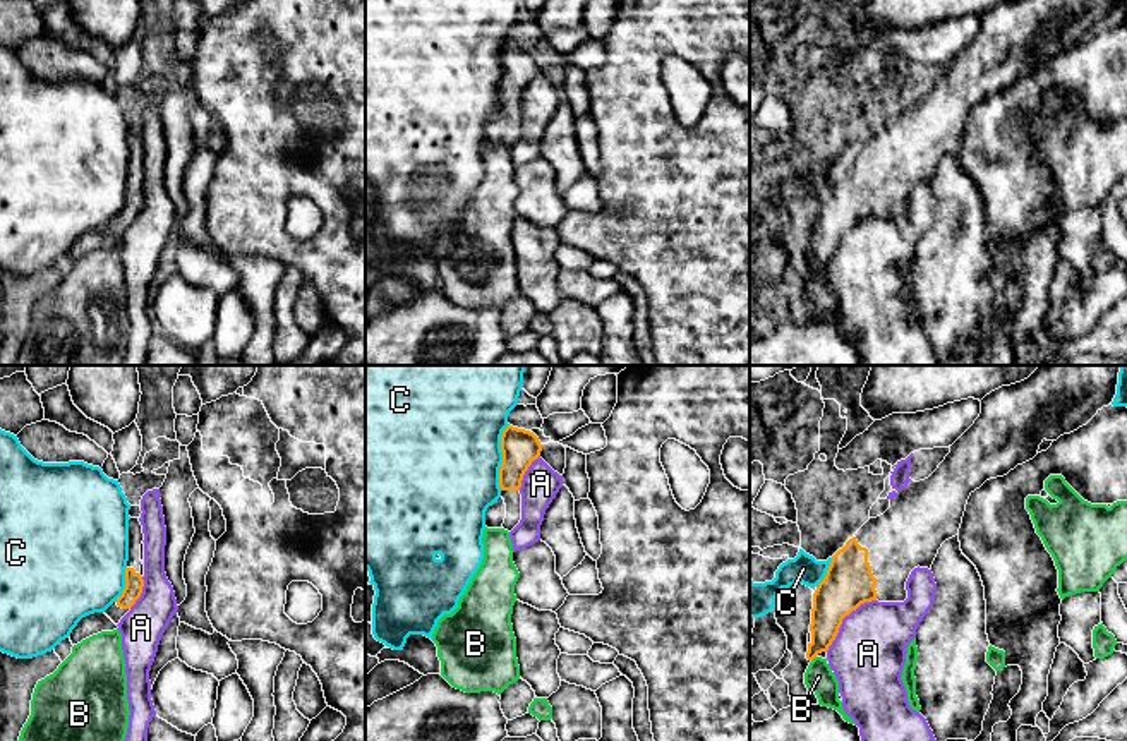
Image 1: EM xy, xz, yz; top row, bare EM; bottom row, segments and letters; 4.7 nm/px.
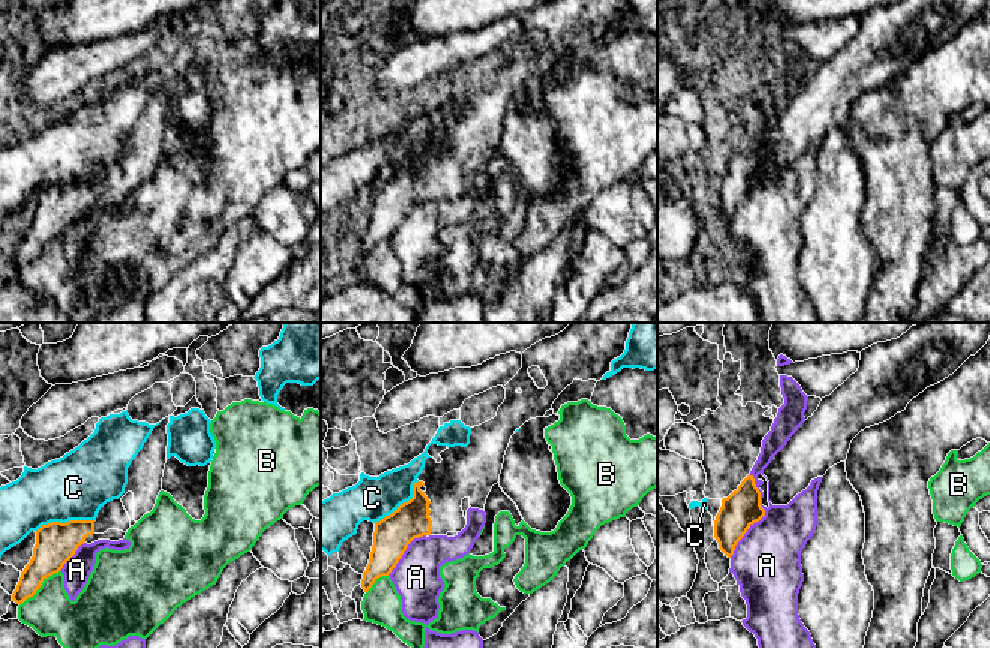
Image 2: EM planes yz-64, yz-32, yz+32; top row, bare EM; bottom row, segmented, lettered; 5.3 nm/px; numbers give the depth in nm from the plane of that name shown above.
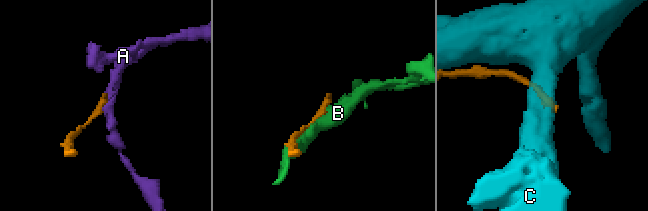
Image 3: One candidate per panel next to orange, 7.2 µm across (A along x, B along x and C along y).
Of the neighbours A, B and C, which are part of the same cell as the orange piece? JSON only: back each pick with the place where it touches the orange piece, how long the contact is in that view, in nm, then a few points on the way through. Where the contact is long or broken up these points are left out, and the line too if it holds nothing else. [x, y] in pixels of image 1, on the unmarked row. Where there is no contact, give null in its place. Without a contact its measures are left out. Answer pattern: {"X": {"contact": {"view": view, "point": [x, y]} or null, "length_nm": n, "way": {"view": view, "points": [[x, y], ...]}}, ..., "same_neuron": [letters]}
{"same_neuron": []}

